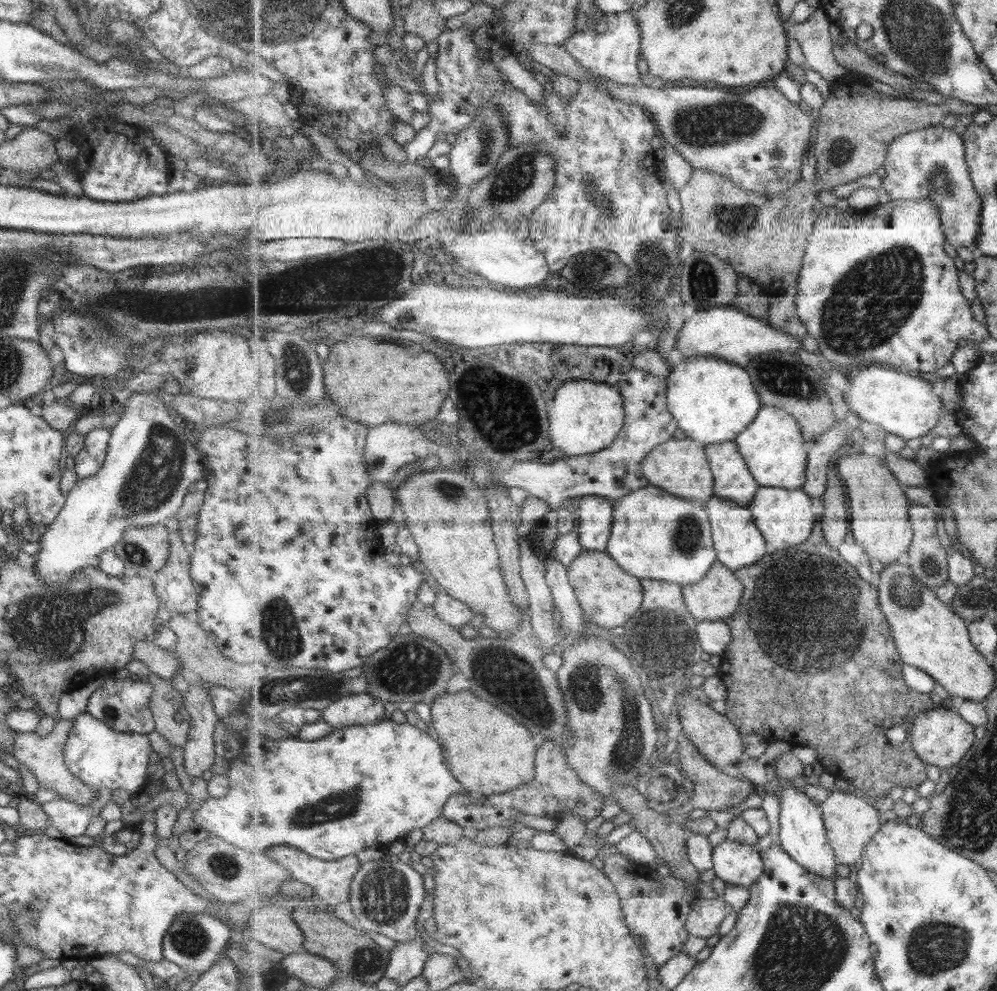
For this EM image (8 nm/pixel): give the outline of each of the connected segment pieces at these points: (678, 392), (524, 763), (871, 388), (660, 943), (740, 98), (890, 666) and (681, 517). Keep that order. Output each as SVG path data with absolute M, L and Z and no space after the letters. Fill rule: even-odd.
M685 358L667 376L669 413L673 414L686 437L701 445L735 441L755 422L763 402L750 372L721 358Z
M469 688L446 693L436 700L431 704L432 726L445 744L445 758L453 768L452 773L469 793L484 796L505 793L536 777L539 745L535 744L533 733L527 730L527 726L475 696Z
M867 367L849 369L844 374L850 381L846 396L850 412L905 441L925 438L944 414L943 402L939 395L933 392L931 381L921 379L916 373L903 373L885 367Z
M603 844L597 849L597 856L603 862L603 872L616 885L626 924L633 935L638 936L644 944L649 957L657 970L673 958L683 954L685 942L690 933L686 923L693 905L695 891L682 880L670 874L667 878L655 875L653 869L633 863L616 848L616 845Z
M558 44L529 45L526 54L556 73L567 74L573 80L593 81L610 95L626 103L641 105L654 117L663 142L669 142L694 166L707 169L732 180L738 187L767 196L785 192L792 184L803 180L802 156L811 144L813 116L801 111L801 107L789 100L781 89L771 84L759 85L743 94L731 94L725 90L703 86L667 86L651 84L619 84L613 81L595 81L587 69L564 46Z
M821 519L804 543L775 552L775 558L771 554L749 568L741 568L737 578L745 584L745 596L739 612L724 620L733 630L732 641L717 664L728 688L727 710L723 713L733 720L743 738L748 740L754 732L771 743L784 740L793 746L811 747L819 753L818 760L825 771L849 782L855 791L873 801L890 796L897 786L918 789L928 779L928 765L915 752L911 732L917 716L933 709L933 700L929 694L916 692L905 684L901 670L906 662L881 610L878 587L867 582L826 541ZM893 726L904 726L908 732L908 739L901 746L891 746L887 740L885 732Z
M651 485L615 501L614 523L607 552L625 572L639 579L666 580L682 586L700 583L718 562L708 509L701 506L698 500L674 496Z

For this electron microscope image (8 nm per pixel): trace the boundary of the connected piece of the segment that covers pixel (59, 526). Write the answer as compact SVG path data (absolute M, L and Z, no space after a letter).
M138 392L125 397L124 407L120 413L119 420L115 422L115 425L111 428L109 434L109 445L107 445L107 453L105 456L105 461L103 465L97 471L95 476L91 476L85 479L77 479L74 482L74 486L67 493L66 500L64 502L63 508L57 513L57 516L53 519L53 522L45 525L44 533L40 536L39 544L40 550L37 555L35 555L35 562L33 570L38 572L38 575L42 578L42 581L46 585L60 585L64 583L68 576L75 572L75 570L83 570L83 568L97 567L99 562L99 554L105 552L105 550L112 549L113 545L118 542L121 538L122 532L128 526L149 526L157 523L164 523L170 516L173 517L181 506L185 494L187 494L187 488L190 484L194 484L196 481L205 480L205 467L202 464L202 458L198 455L198 452L193 444L192 438L185 438L185 436L190 436L185 434L181 428L182 424L179 420L173 420L171 414L167 413L163 401L159 395L153 394L152 392Z

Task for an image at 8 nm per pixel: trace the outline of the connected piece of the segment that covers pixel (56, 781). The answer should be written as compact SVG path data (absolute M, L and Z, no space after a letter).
M55 719L54 727L47 736L37 736L34 732L15 733L13 735L12 755L19 764L28 768L29 772L36 778L39 787L47 786L58 794L58 798L84 805L94 799L95 790L85 786L68 771L62 753L67 733L73 721L73 719Z

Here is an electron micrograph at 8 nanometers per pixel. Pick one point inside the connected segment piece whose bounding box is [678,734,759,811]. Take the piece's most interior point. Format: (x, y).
(713, 790)

